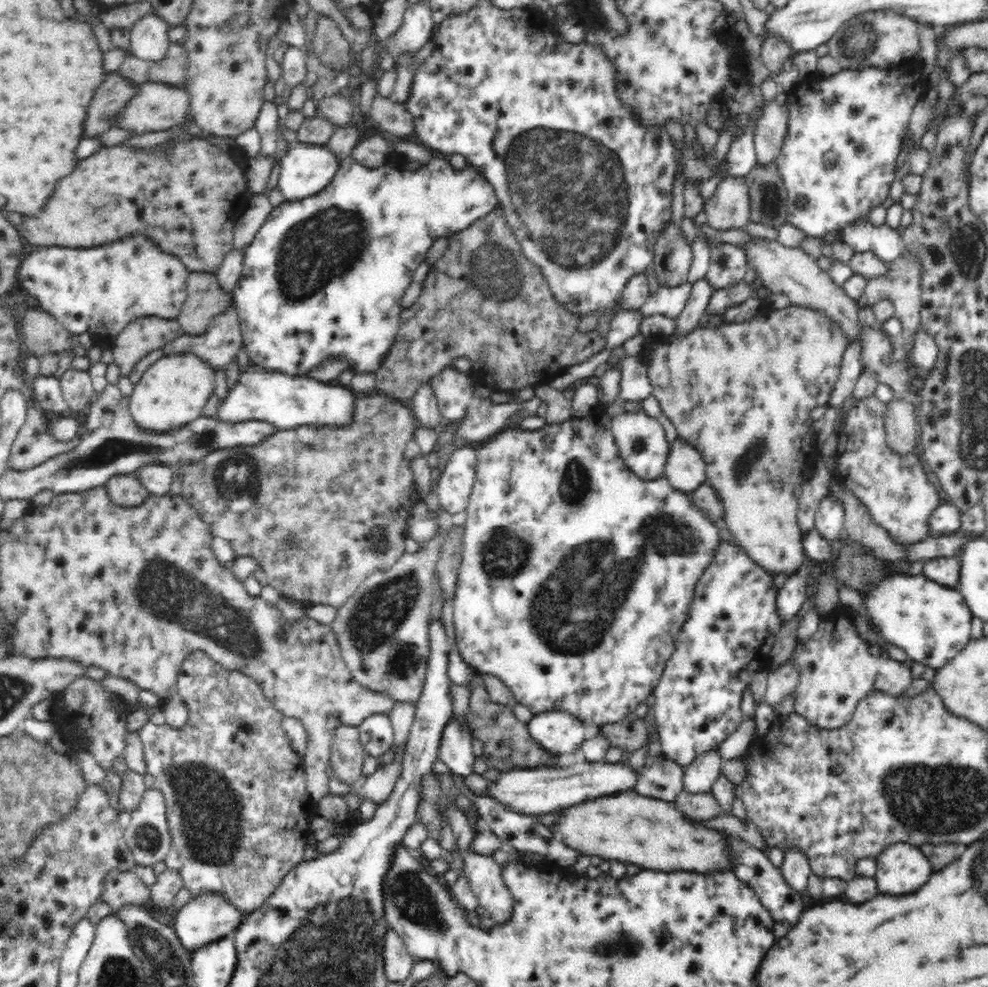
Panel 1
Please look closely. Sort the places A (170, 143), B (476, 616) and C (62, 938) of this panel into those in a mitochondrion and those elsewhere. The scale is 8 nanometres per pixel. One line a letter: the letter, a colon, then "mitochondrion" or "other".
A: other
B: other
C: other

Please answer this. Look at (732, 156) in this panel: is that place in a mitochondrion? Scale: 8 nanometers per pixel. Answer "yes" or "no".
no

